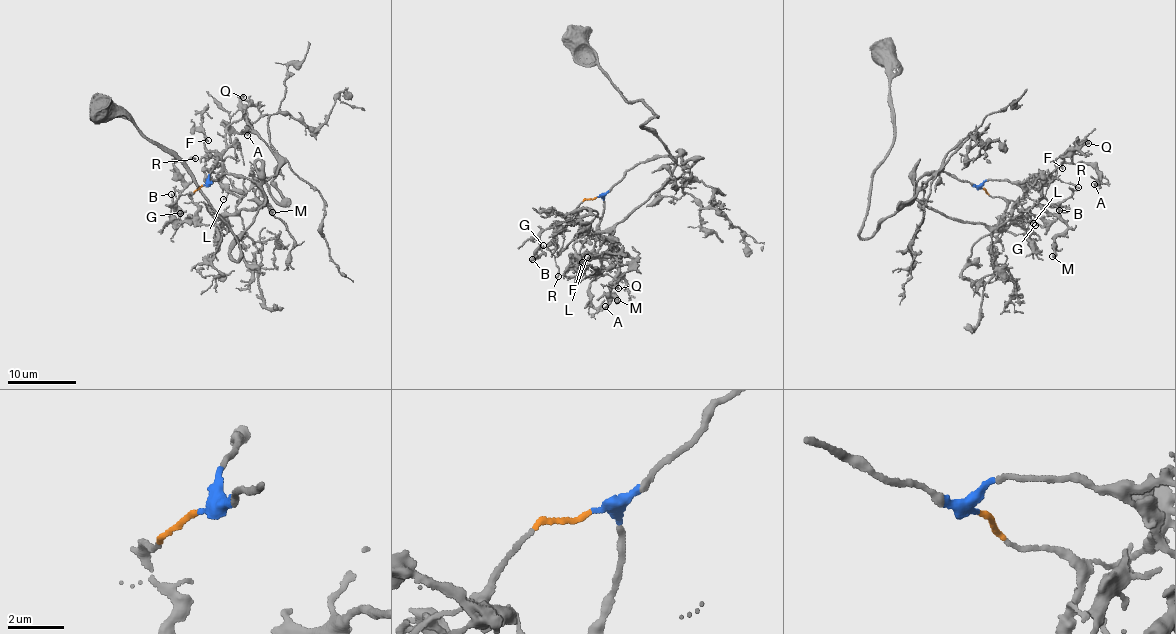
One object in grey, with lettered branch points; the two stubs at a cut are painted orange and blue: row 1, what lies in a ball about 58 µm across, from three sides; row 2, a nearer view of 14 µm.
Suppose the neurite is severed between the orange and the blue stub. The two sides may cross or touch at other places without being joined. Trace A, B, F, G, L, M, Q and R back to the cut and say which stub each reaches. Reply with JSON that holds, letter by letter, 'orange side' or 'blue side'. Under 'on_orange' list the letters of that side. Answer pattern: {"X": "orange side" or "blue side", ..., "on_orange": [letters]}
{"A": "blue side", "B": "orange side", "F": "blue side", "G": "orange side", "L": "blue side", "M": "blue side", "Q": "blue side", "R": "orange side", "on_orange": ["B", "G", "R"]}

